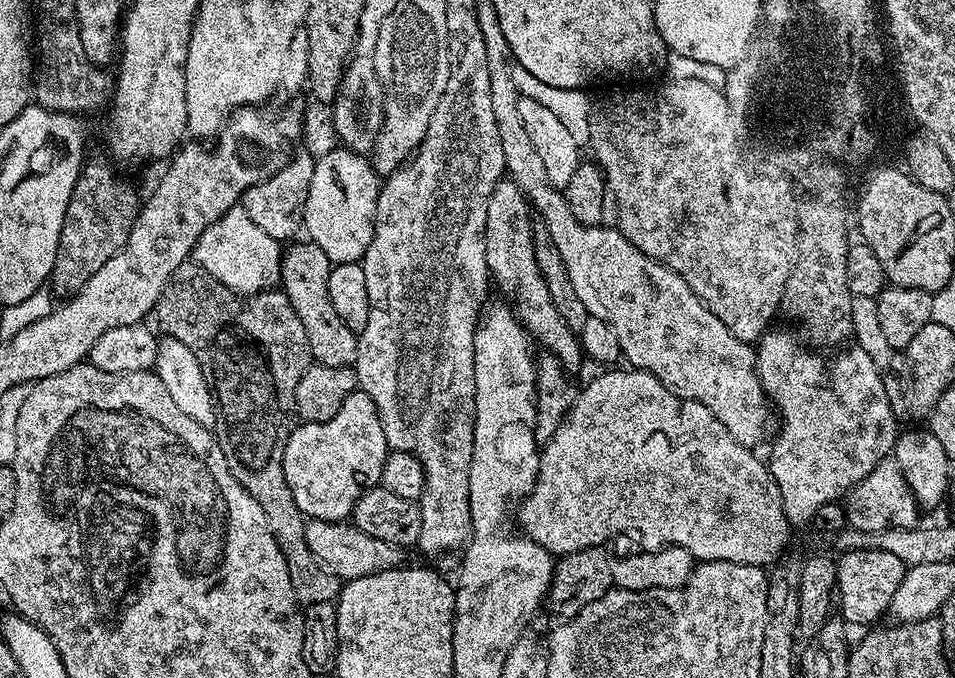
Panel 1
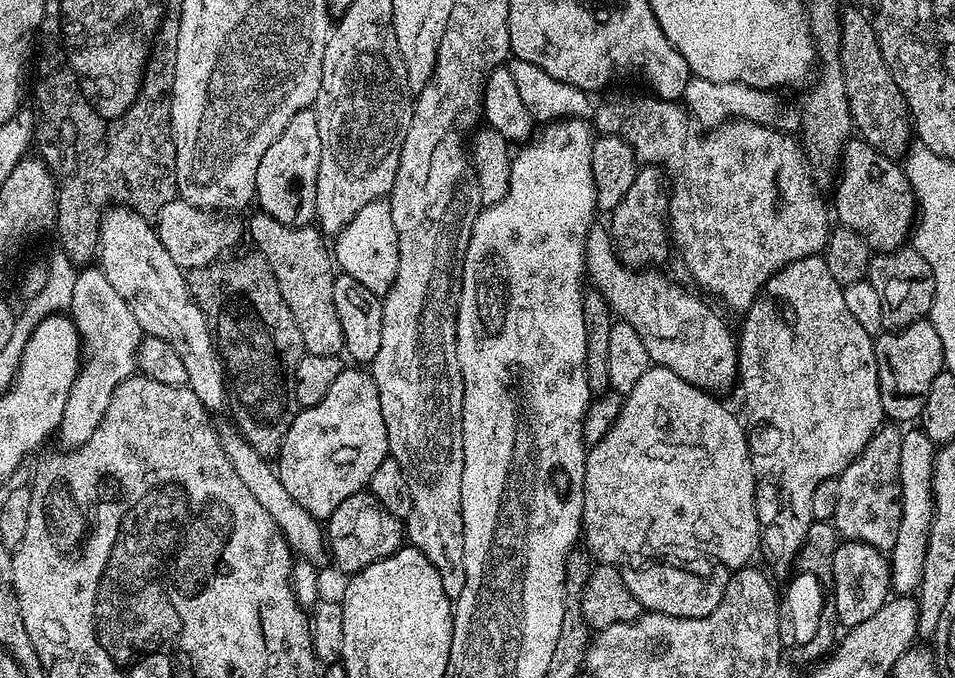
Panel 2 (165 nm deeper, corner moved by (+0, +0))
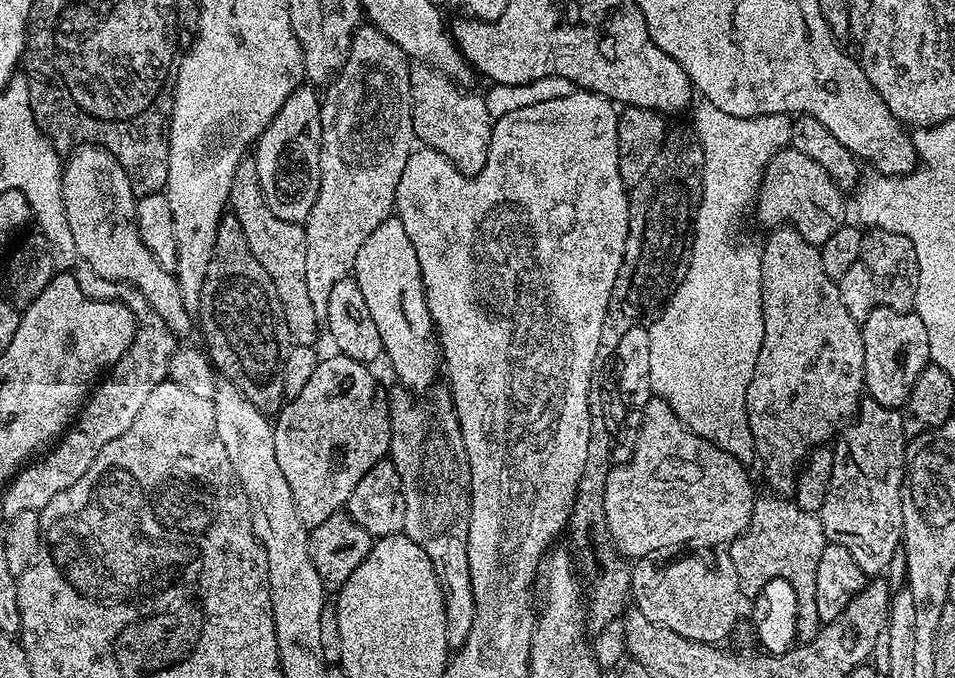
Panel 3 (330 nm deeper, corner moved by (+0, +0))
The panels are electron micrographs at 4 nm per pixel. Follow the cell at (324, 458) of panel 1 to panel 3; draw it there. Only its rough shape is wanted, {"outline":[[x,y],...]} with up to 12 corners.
{"outline":[[317,363],[274,420],[309,530],[392,446],[373,369]]}

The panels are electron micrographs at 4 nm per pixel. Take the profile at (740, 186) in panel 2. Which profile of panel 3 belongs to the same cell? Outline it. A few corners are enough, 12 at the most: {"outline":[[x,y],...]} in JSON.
{"outline":[[804,152],[764,167],[754,211],[821,245],[846,220],[846,196]]}

